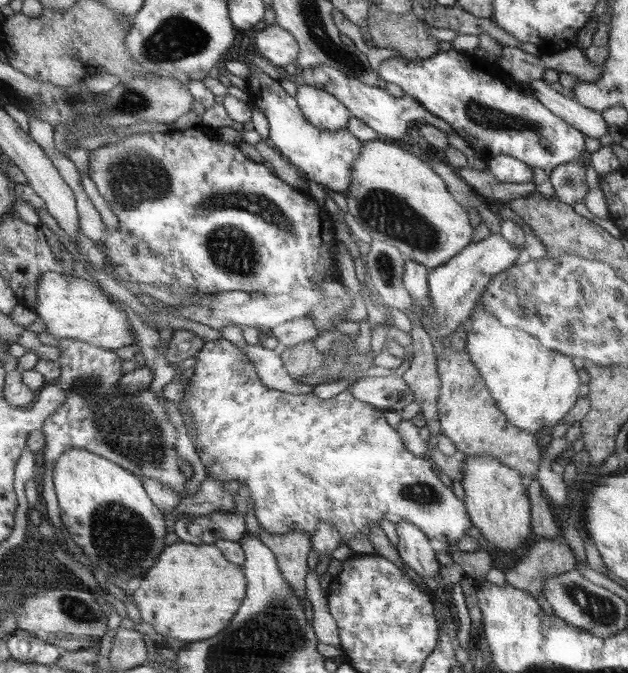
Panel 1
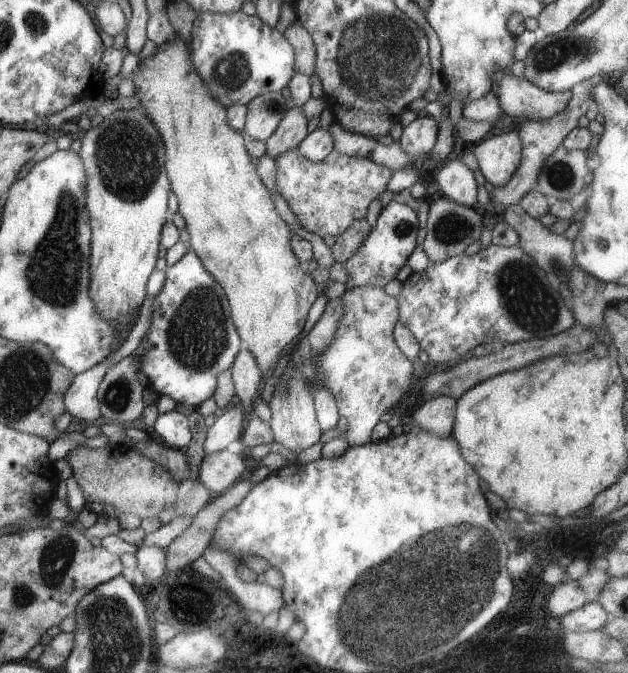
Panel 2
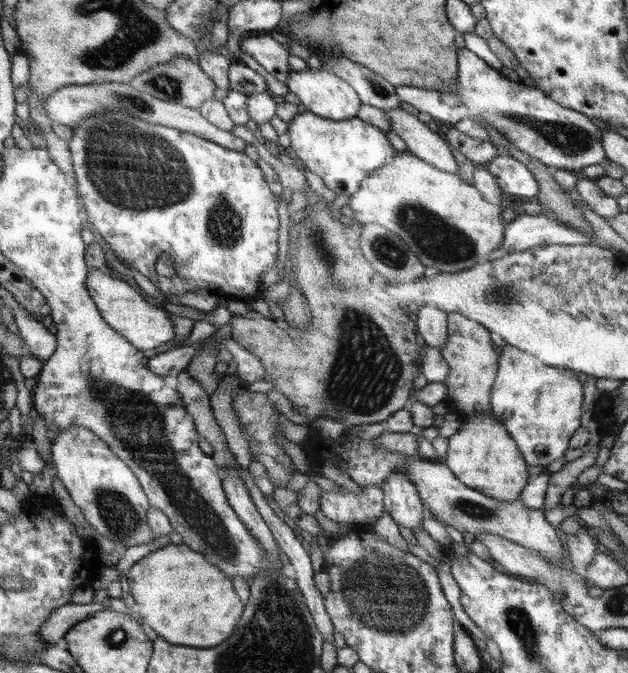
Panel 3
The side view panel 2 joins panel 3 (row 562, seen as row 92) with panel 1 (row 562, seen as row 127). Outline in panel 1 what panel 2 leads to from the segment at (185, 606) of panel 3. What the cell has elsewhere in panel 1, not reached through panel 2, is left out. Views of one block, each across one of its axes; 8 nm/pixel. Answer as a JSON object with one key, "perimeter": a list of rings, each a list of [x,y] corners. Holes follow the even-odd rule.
{"perimeter":[[[178,541],[166,545],[157,562],[133,592],[142,621],[162,636],[184,643],[206,641],[224,630],[241,609],[246,580],[240,566],[230,561],[216,544]]]}

